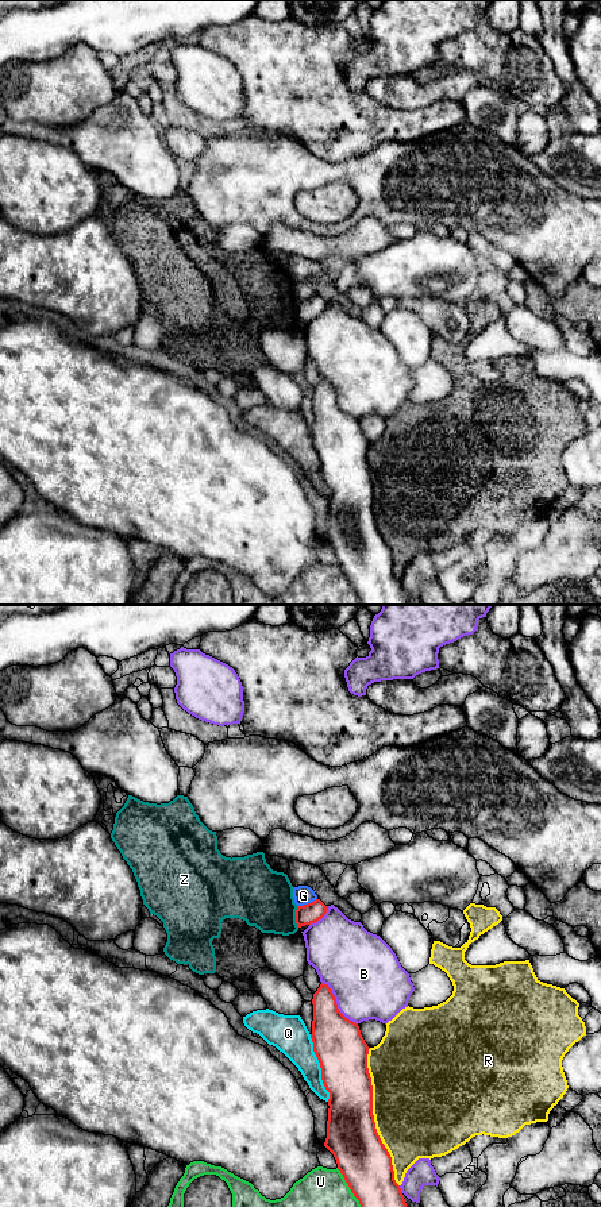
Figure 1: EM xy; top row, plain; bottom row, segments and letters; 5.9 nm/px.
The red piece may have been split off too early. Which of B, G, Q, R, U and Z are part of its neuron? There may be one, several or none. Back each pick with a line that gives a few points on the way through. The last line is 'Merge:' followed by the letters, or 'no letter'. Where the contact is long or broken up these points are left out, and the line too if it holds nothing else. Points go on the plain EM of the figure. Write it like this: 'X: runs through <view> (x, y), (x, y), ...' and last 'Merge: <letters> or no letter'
Merge: no letter

